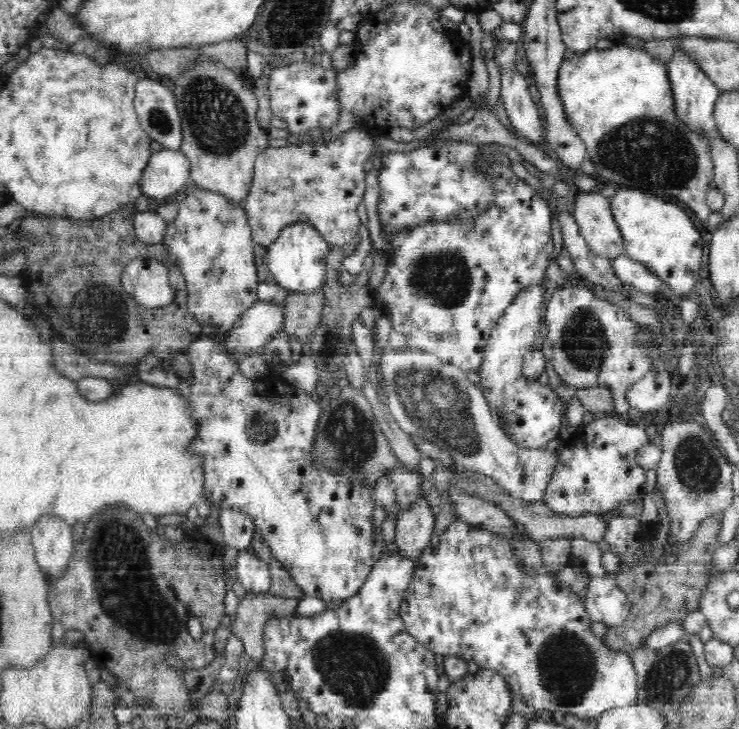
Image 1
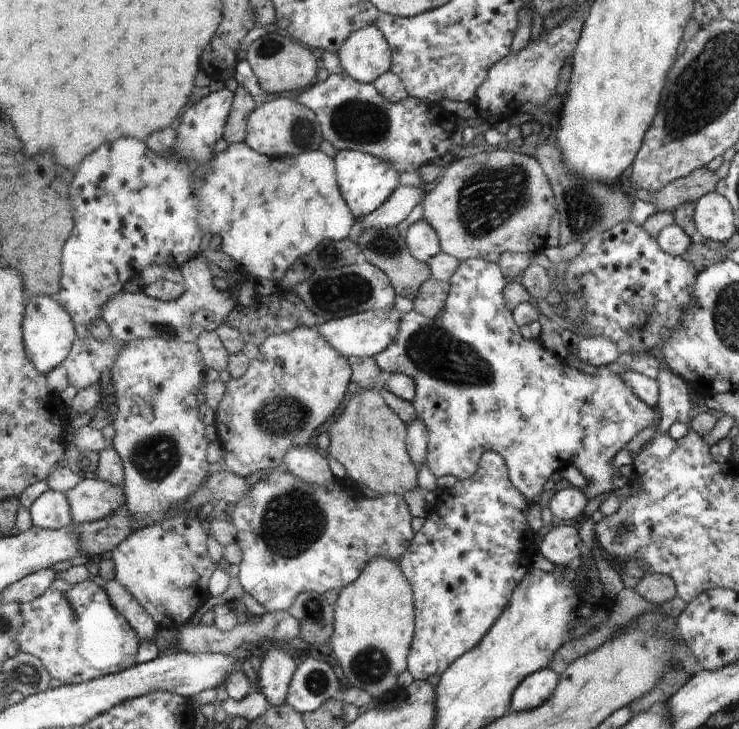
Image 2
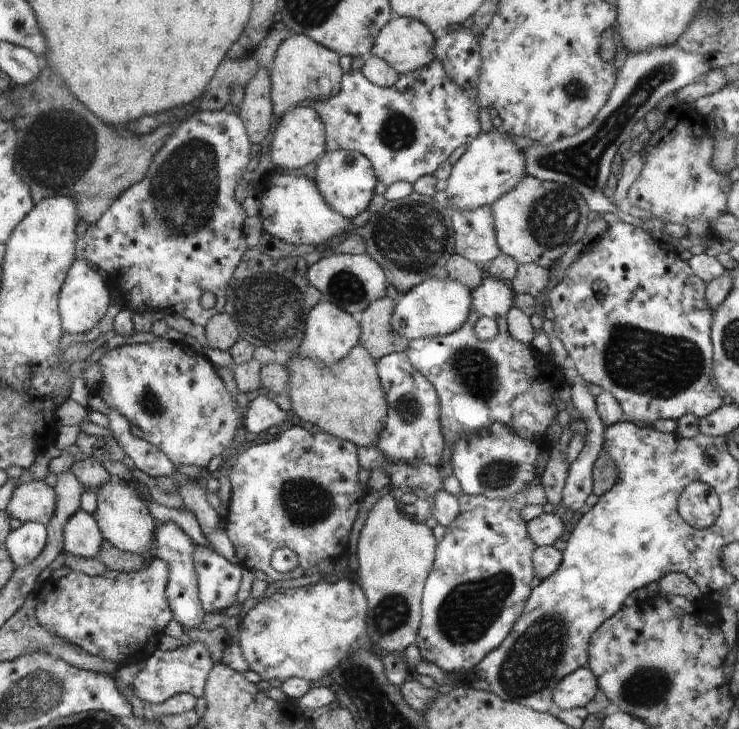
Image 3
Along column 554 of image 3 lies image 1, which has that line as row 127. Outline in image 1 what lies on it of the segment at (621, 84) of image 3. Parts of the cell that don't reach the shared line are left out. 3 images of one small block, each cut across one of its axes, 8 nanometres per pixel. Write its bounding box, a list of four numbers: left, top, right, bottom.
[134,77,183,149]

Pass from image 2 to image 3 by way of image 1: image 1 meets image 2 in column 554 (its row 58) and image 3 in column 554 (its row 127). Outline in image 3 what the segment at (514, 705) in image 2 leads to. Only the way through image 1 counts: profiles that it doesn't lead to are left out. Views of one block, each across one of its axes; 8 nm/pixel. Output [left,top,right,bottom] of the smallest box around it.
[552,666,598,709]

